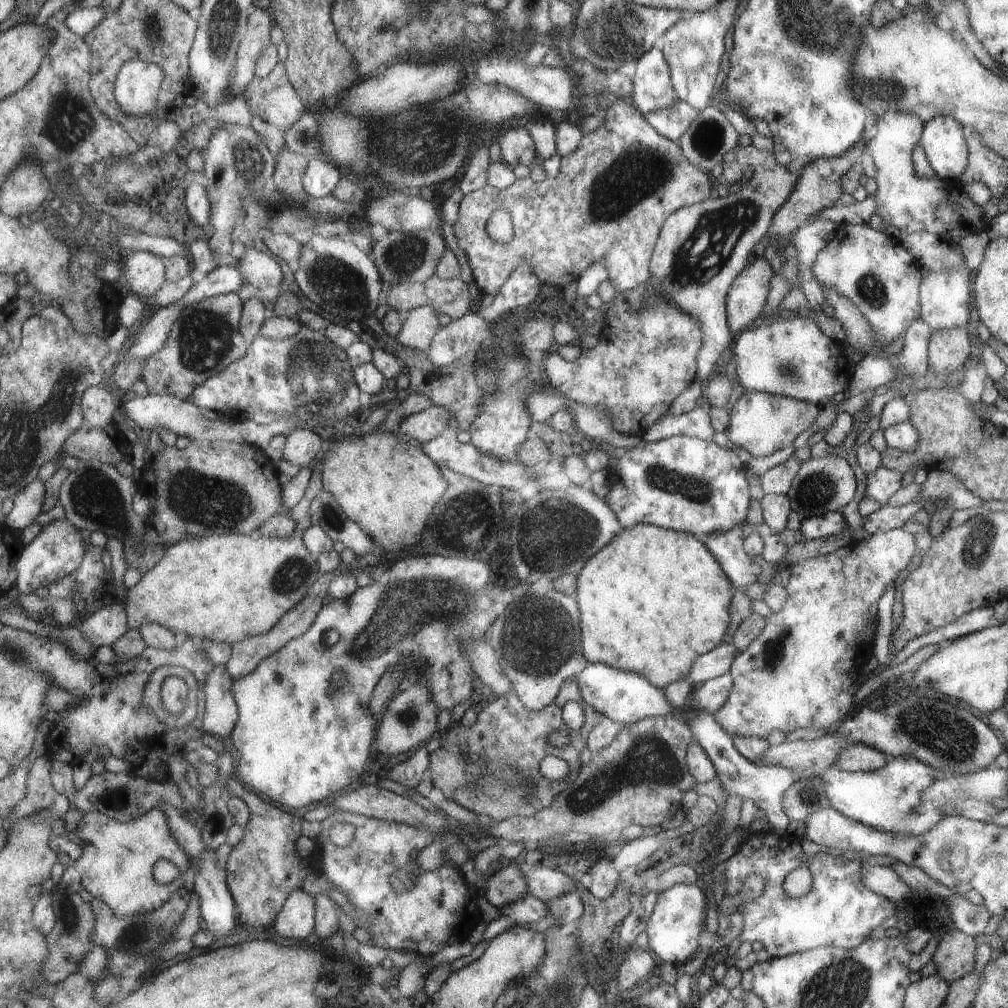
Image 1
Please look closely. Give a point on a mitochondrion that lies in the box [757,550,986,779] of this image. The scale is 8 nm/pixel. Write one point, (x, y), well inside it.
(951, 738)

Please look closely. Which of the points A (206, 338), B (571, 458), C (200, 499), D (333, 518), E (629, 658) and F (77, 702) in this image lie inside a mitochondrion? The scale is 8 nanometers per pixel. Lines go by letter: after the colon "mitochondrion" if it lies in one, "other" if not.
A: mitochondrion
B: other
C: mitochondrion
D: mitochondrion
E: other
F: other

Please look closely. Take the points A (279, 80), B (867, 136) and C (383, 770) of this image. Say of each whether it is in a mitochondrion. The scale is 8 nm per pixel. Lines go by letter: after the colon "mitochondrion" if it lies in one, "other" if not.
A: other
B: other
C: other

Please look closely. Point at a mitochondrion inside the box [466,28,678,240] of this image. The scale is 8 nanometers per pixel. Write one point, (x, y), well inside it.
(634, 174)

